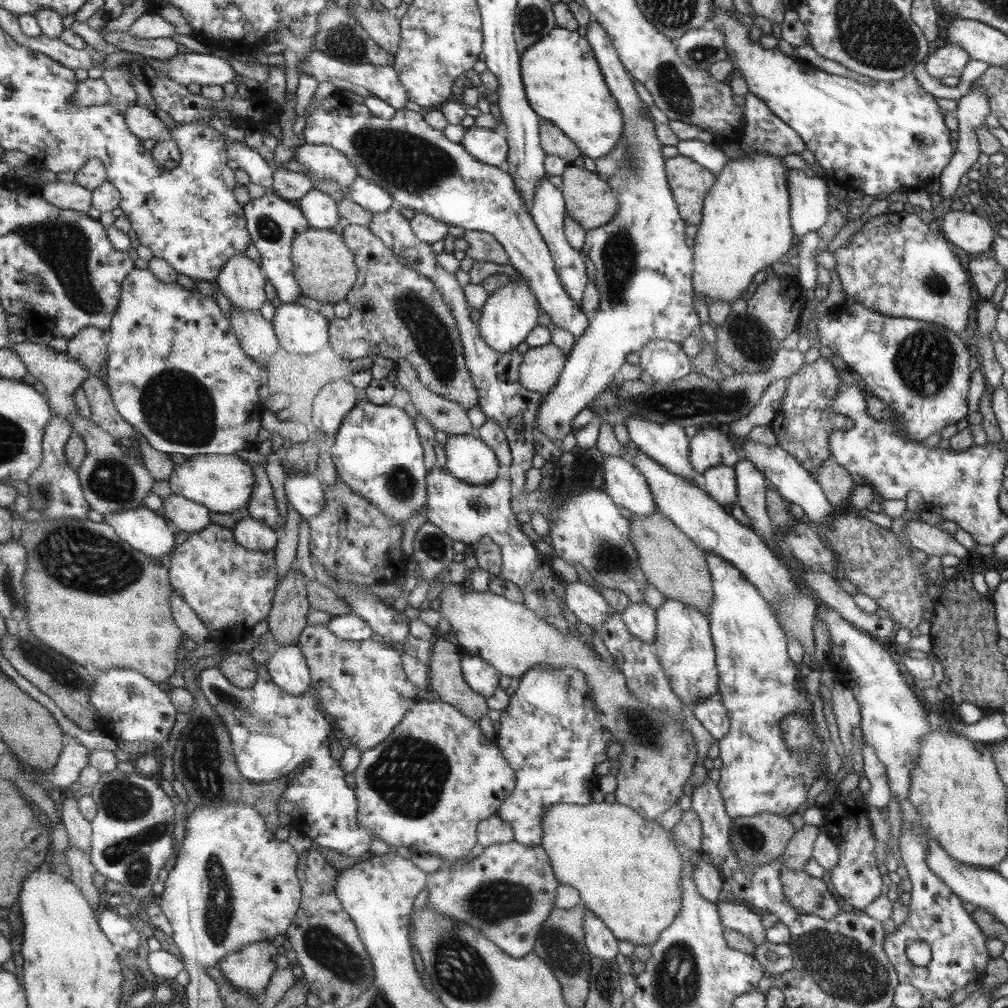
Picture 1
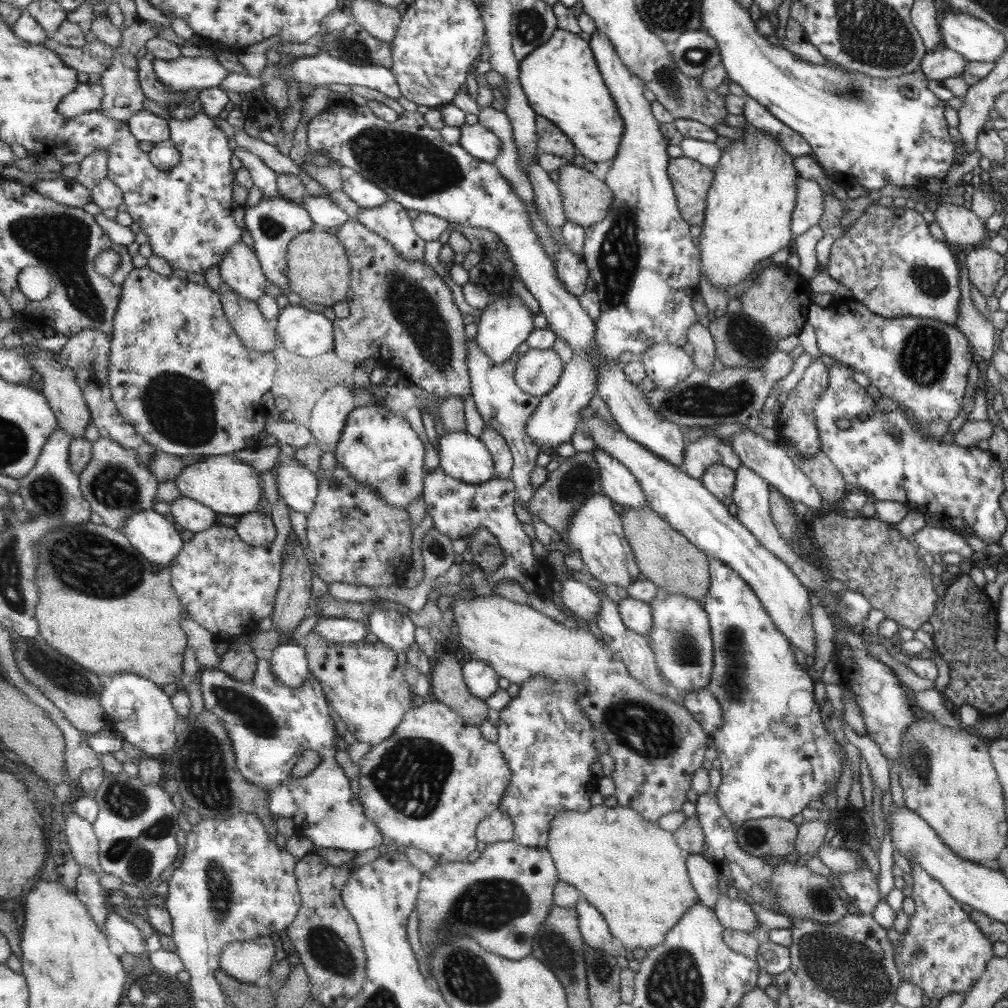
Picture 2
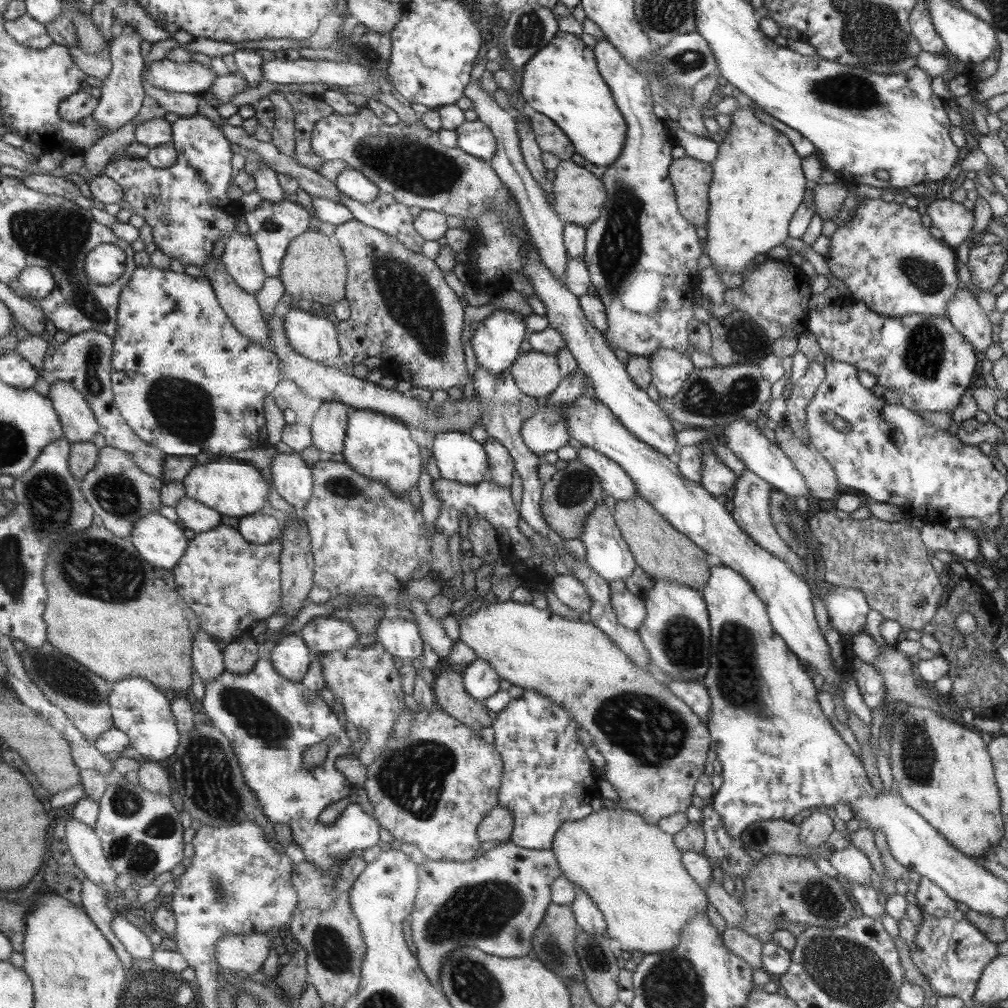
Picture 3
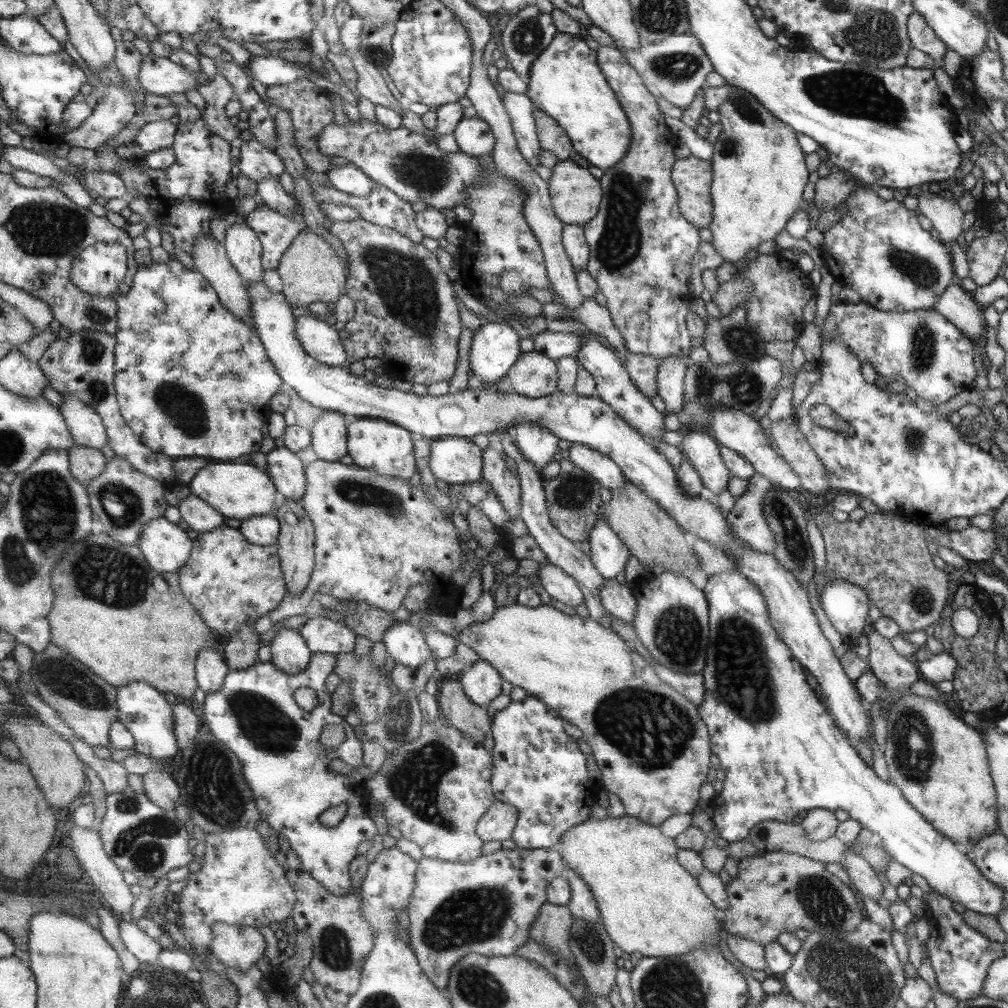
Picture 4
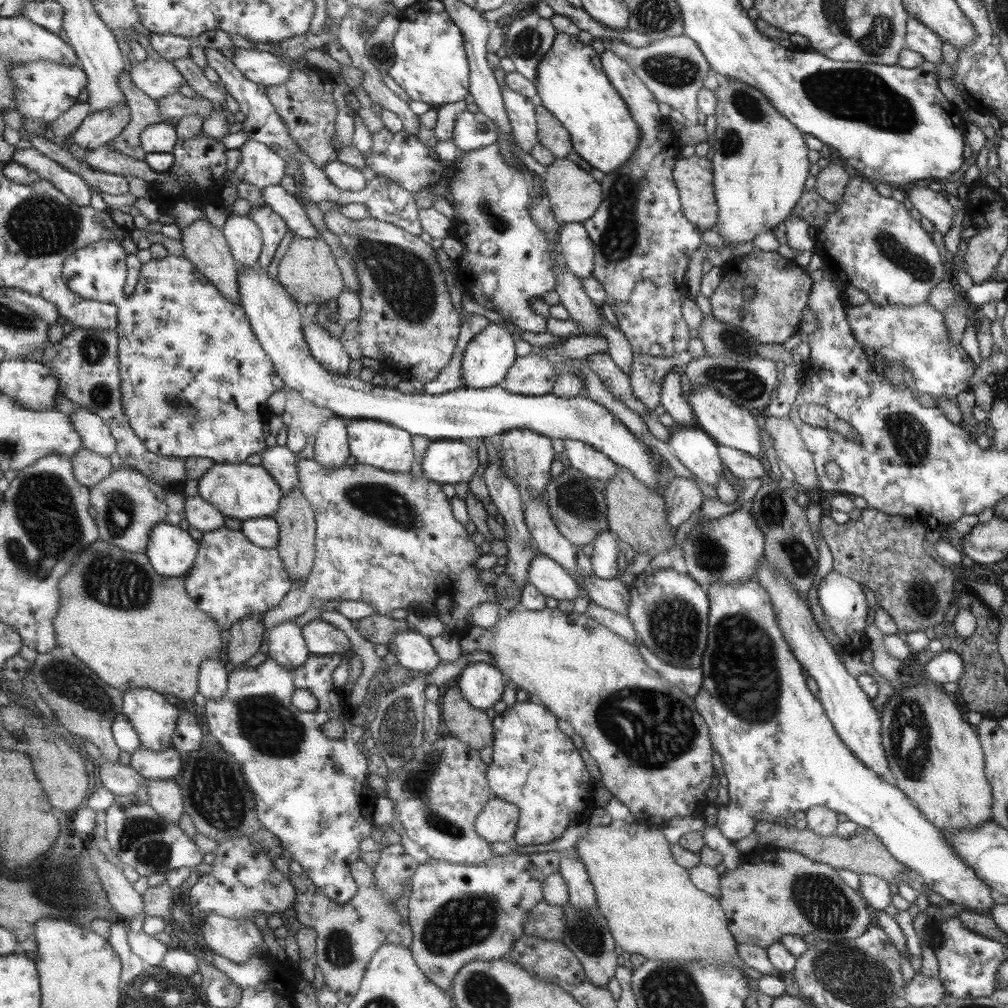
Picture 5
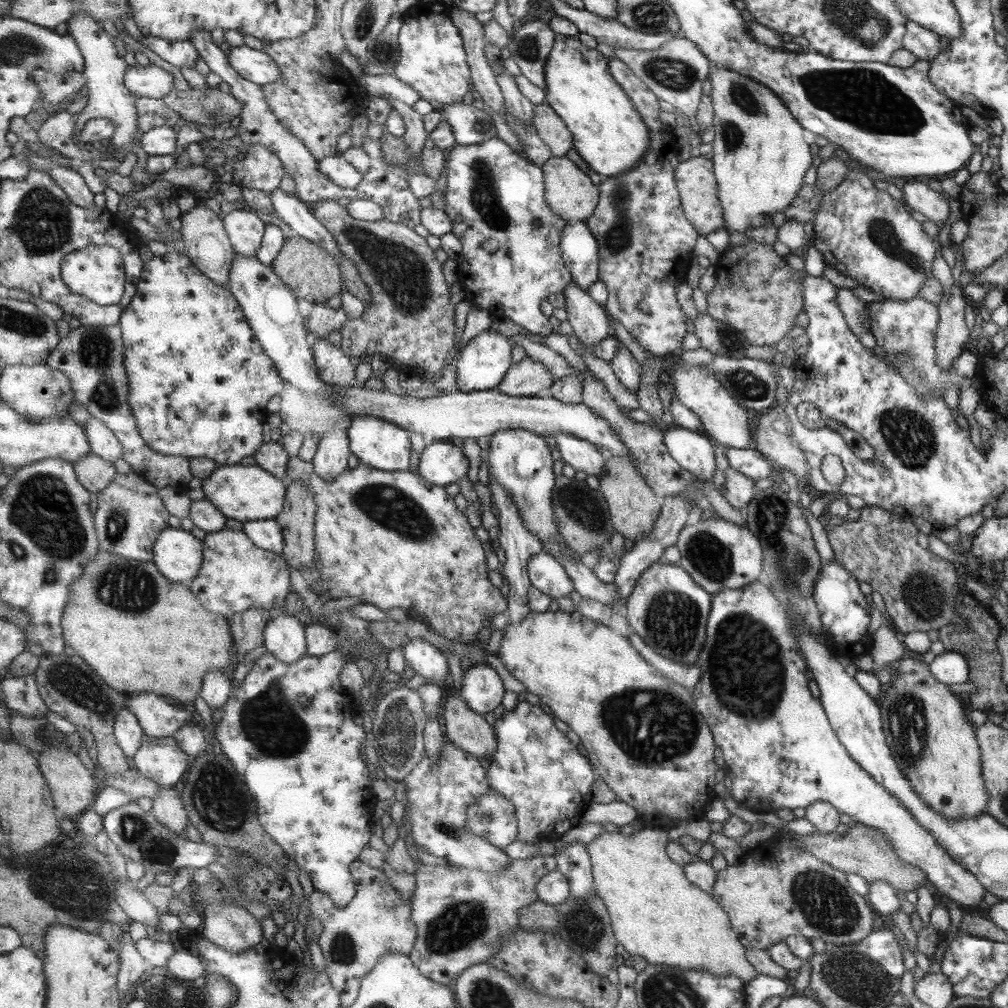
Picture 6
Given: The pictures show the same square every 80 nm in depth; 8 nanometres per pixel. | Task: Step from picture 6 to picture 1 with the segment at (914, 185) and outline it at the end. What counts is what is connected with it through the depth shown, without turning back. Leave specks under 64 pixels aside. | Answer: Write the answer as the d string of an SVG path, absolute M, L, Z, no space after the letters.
M949 210L941 220L941 232L953 246L965 251L971 258L991 254L995 232L987 220L974 212Z

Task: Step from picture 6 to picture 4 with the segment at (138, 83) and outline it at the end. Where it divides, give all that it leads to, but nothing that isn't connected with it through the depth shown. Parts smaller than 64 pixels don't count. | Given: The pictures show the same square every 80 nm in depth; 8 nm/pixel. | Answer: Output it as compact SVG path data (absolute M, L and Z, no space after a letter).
M155 46L144 57L140 74L145 92L156 95L181 94L189 90L198 90L200 84L206 82L208 78L203 70L195 74L173 62L169 55Z

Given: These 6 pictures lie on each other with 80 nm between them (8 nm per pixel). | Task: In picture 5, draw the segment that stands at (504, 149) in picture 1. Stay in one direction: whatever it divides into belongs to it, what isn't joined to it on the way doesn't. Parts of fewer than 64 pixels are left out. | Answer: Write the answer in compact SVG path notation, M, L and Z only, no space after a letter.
M464 110L456 116L452 139L457 151L477 150L493 144L497 138L495 125L487 115Z

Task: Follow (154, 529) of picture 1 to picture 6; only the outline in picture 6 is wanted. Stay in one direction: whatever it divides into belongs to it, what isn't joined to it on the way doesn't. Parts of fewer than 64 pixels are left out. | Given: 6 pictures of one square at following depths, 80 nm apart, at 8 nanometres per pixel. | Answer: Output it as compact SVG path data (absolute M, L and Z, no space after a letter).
M169 526L164 528L158 536L153 561L161 574L168 577L170 581L189 584L200 574L201 565L204 563L204 541L195 538L191 531Z

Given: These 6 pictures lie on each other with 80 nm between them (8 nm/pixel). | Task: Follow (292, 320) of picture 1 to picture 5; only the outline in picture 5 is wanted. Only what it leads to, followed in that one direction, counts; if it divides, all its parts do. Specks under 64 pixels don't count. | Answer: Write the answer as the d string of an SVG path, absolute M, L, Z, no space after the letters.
M316 318L304 321L304 341L312 357L332 373L347 374L347 364L352 357L344 351L338 338L325 330Z

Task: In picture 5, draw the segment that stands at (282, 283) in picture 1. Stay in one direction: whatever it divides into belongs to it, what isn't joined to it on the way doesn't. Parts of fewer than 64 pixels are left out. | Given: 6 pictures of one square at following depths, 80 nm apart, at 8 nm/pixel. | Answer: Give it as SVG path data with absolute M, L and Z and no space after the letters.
M263 206L249 216L259 226L261 234L263 234L263 250L259 256L259 266L263 269L269 268L269 264L273 262L273 258L277 254L277 248L279 248L283 236L290 230L286 222L271 208Z

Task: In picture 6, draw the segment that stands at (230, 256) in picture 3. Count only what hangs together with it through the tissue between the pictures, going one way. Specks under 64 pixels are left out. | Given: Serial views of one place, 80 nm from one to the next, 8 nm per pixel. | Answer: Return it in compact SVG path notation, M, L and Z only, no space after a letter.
M237 209L223 218L234 252L256 257L263 242L265 222L257 214L243 209Z

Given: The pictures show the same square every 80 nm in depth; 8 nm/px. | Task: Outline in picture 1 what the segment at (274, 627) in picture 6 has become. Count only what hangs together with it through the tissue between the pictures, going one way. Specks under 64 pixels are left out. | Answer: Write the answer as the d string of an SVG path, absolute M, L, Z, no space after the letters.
M300 645L275 647L272 655L267 666L277 687L301 697L309 689L311 674L301 655Z

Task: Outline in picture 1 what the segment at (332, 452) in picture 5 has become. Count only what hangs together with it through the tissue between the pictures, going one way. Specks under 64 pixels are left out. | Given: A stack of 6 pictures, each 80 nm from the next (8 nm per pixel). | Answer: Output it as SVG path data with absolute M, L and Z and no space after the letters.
M347 379L330 380L324 384L312 400L310 421L324 435L335 434L343 418L355 406L355 388Z

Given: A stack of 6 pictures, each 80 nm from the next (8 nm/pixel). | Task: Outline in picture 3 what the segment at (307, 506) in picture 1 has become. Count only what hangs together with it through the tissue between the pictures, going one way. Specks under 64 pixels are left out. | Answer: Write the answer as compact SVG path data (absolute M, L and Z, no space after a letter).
M297 452L279 453L270 469L278 494L298 511L302 510L312 495L312 476Z

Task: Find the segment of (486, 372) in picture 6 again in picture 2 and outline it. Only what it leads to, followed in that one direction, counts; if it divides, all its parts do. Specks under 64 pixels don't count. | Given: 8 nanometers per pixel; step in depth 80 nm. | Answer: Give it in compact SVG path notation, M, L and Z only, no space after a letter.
M511 292L508 296L501 296L493 302L488 302L486 307L482 309L481 316L477 321L477 333L474 341L479 348L483 349L484 355L494 365L503 364L504 360L511 358L513 350L526 342L527 334L533 330L533 317L529 308L521 302L521 298Z

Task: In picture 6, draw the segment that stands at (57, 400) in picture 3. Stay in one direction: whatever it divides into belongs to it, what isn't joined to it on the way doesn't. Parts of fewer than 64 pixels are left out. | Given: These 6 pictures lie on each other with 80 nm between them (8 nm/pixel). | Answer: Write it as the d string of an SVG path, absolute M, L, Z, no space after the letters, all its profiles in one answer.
M91 415L84 429L87 432L93 454L111 462L111 464L117 459L123 459L121 441L100 418Z

